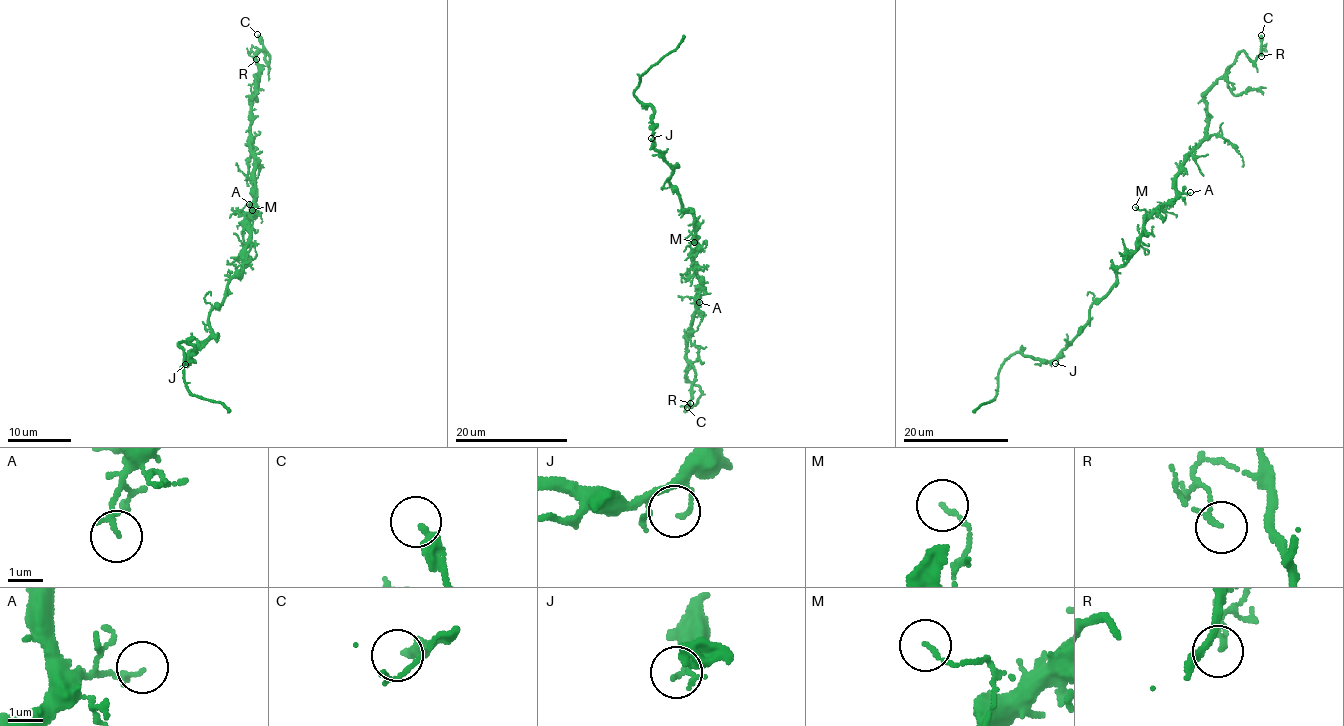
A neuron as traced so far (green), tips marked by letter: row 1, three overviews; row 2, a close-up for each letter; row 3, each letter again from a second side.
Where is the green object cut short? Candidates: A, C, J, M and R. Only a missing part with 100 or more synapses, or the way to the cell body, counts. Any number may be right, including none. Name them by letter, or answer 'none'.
none

